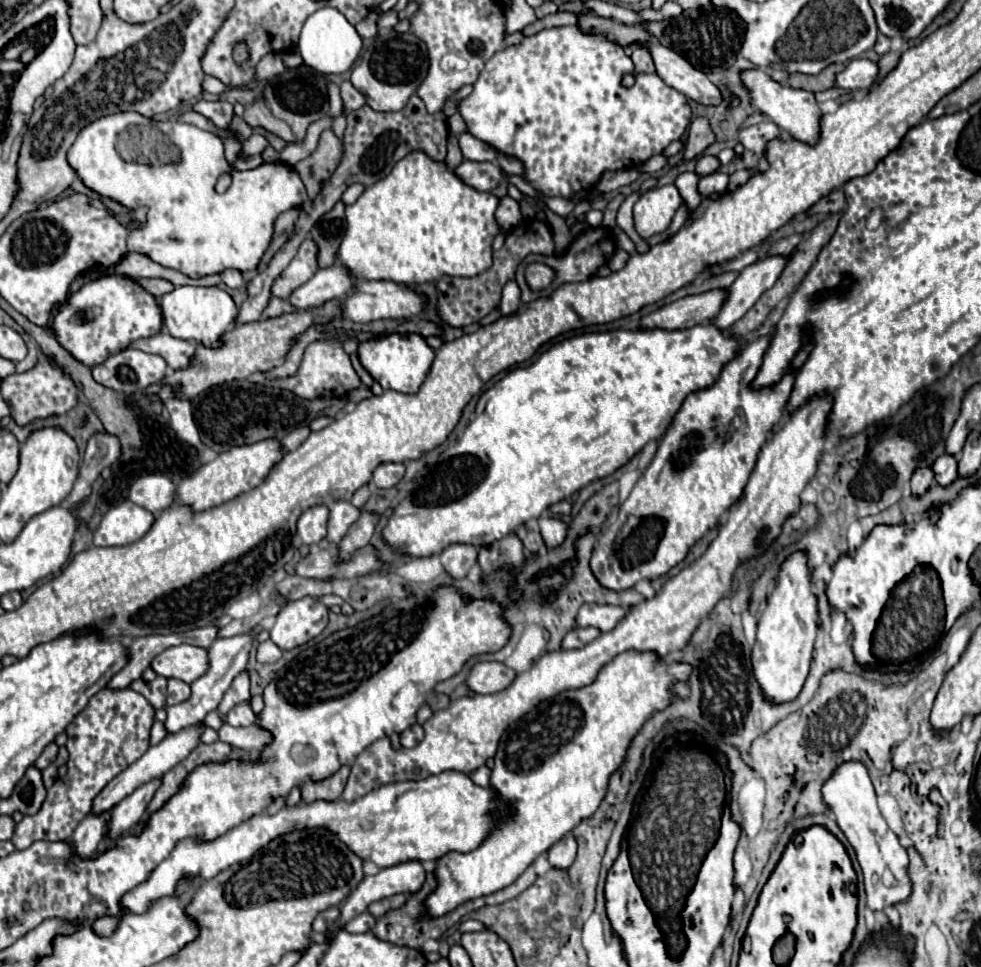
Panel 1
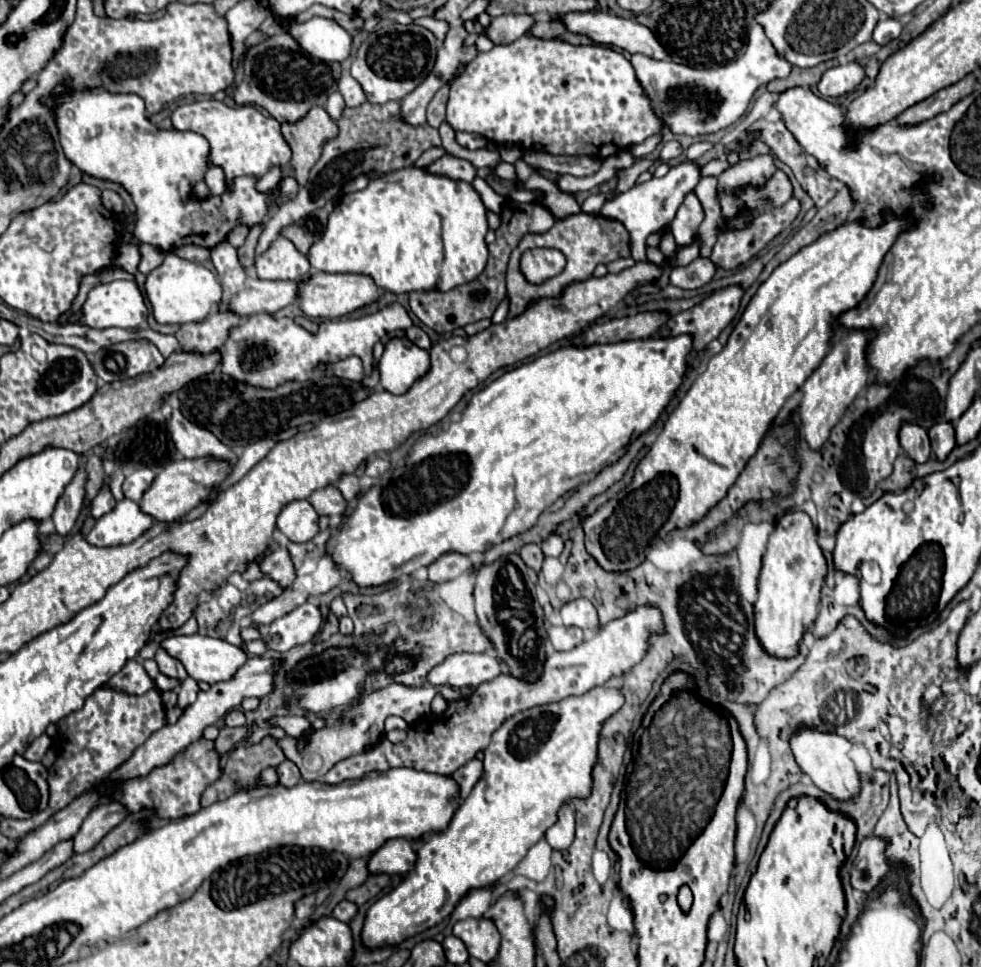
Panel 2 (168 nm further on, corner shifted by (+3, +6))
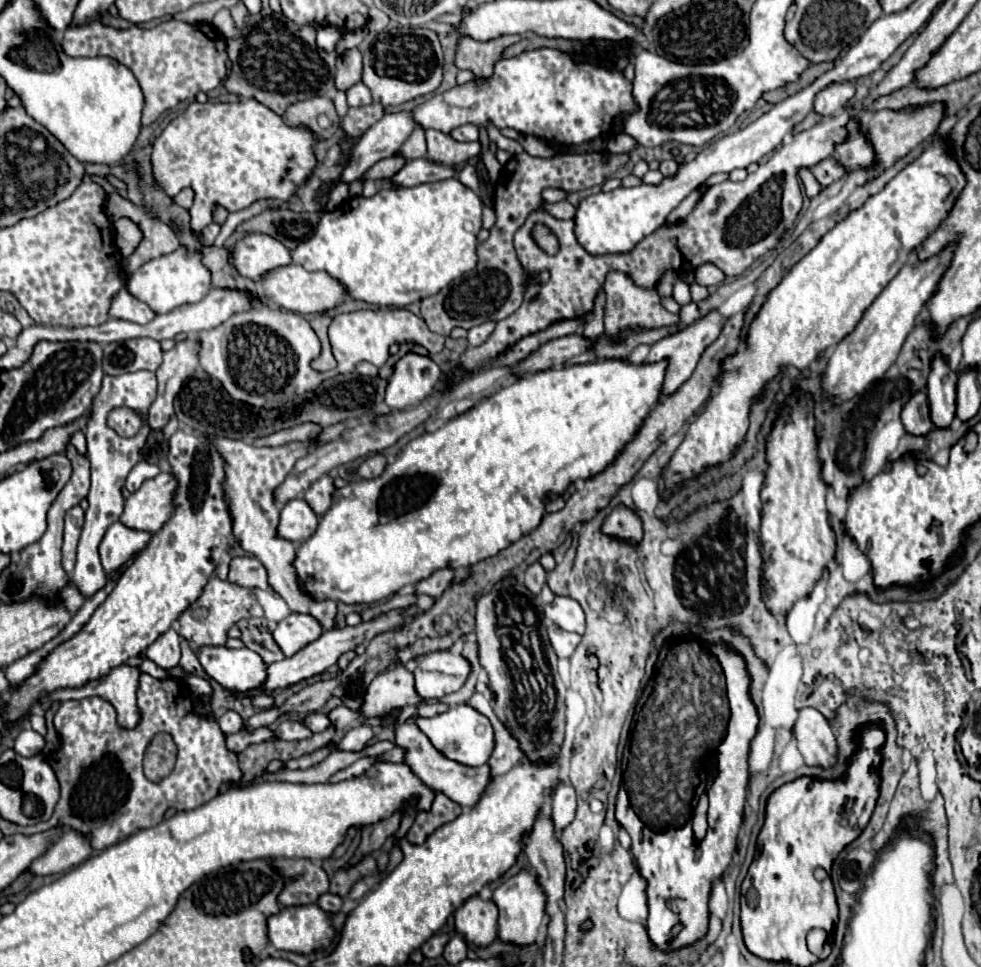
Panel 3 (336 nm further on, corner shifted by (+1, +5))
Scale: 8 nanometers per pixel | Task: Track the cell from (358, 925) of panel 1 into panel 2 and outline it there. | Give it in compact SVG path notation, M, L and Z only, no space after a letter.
M341 901L335 909L333 909L333 917L343 921L343 923L351 923L357 915L357 905L351 901Z

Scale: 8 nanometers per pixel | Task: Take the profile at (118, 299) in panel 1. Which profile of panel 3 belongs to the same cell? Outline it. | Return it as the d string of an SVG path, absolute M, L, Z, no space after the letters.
M125 288L113 298L111 310L109 310L111 318L123 318L135 324L147 324L155 318L155 312L151 312L151 308L147 308L147 304L143 304L141 300L135 300Z

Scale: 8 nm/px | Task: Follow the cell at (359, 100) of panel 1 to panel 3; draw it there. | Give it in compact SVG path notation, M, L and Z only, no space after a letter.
M355 84L353 88L349 88L347 90L347 102L349 102L349 106L367 106L367 104L371 104L371 92L369 92L369 88L365 86L365 84Z

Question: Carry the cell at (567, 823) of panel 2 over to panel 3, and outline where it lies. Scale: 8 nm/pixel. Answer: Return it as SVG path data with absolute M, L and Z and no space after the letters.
M569 782L557 784L553 792L553 810L551 810L551 818L553 818L557 832L561 832L565 826L573 822L575 808L577 808L575 788L571 788Z

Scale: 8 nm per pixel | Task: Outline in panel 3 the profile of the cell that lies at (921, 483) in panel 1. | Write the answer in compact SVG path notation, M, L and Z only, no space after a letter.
M917 392L915 396L911 396L911 400L903 406L901 422L903 422L905 430L909 434L915 434L915 436L927 434L933 428L933 422L931 422L931 416L929 416L927 394L925 392Z

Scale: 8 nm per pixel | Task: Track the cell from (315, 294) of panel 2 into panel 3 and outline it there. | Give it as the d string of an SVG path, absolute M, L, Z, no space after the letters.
M287 264L283 268L265 272L259 280L259 286L263 288L263 296L267 300L297 314L321 314L323 310L335 308L347 296L345 288L327 272L307 272L305 268L299 268L299 264Z

